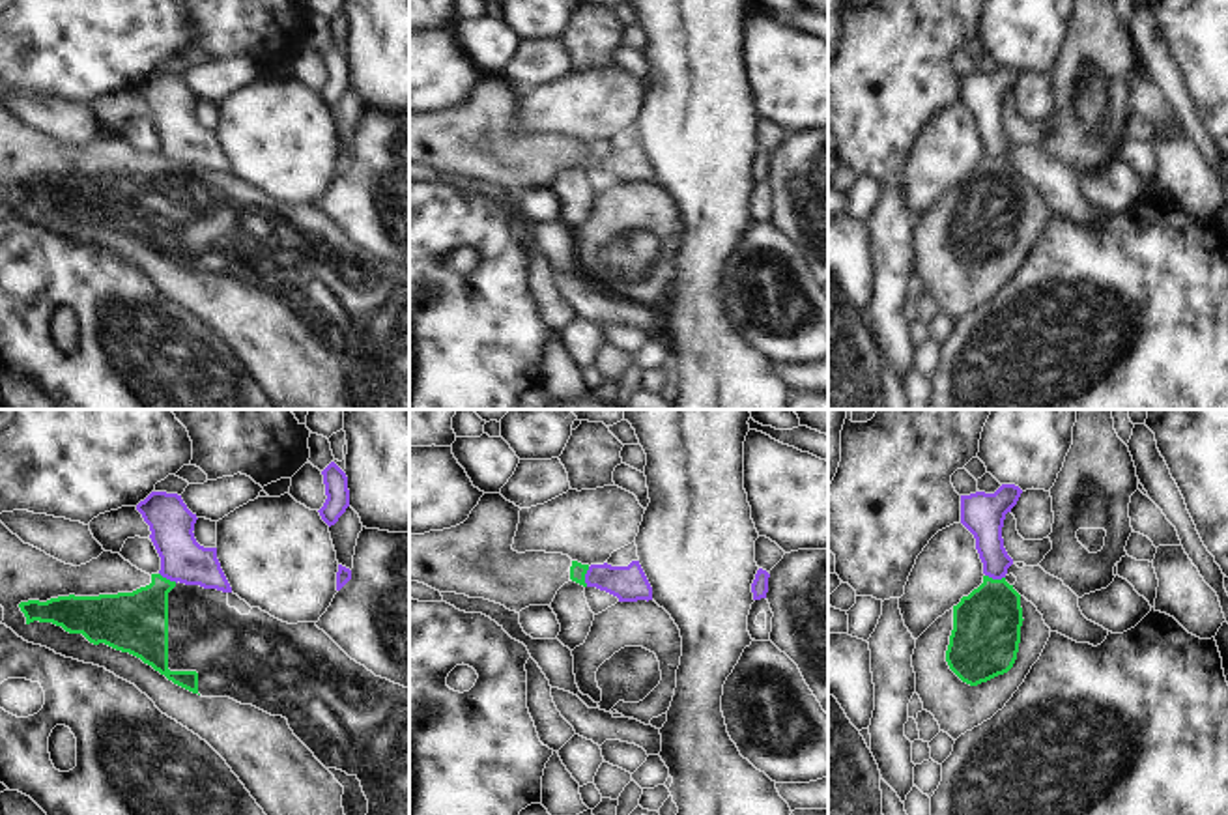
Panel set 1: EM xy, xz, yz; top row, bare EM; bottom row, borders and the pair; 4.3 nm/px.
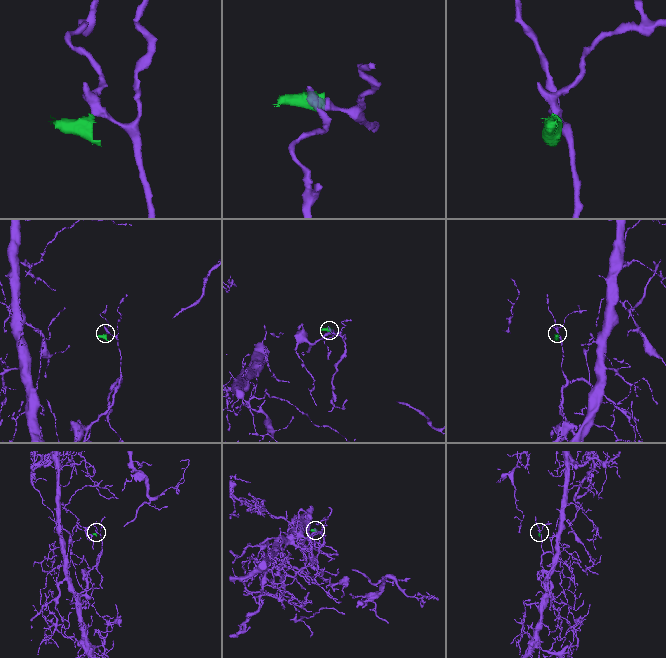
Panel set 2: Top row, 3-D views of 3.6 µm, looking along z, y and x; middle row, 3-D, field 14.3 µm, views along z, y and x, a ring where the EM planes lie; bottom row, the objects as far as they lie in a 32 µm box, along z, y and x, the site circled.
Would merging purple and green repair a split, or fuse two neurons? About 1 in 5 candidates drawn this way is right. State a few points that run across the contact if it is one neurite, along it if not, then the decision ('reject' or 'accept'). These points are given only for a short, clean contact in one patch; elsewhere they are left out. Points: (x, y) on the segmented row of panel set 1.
line xz (589, 567), (585, 586); reject

